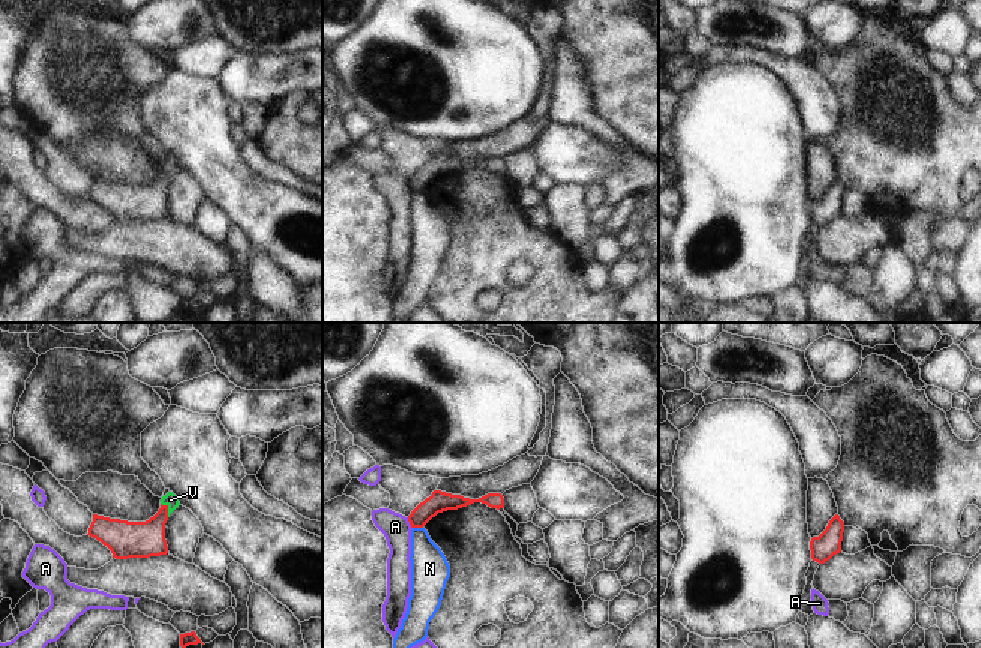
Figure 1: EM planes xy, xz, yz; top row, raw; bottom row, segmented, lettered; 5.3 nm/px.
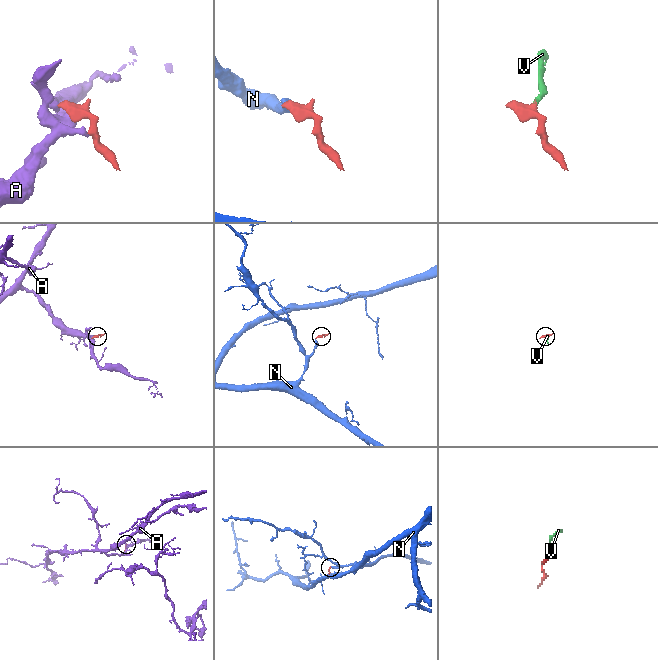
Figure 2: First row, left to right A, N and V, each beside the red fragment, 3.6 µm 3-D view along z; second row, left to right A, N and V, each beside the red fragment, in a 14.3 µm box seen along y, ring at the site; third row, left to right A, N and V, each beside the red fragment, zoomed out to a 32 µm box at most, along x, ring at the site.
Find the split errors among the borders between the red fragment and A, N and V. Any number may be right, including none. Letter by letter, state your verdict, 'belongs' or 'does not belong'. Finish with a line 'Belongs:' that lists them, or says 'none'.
A: does not belong
N: does not belong
V: belongs
Belongs: V

